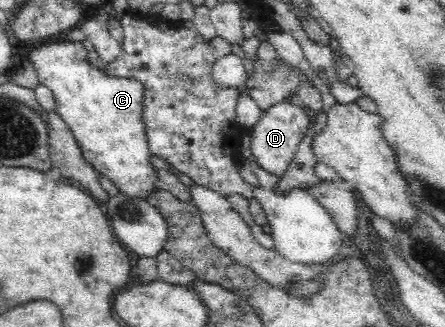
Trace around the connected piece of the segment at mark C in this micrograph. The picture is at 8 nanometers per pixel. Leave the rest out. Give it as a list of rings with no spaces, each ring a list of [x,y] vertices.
[[[66,40],[38,43],[30,46],[26,59],[36,71],[38,82],[47,86],[54,95],[55,112],[72,131],[84,162],[89,163],[97,172],[110,178],[119,188],[120,193],[132,198],[146,199],[148,194],[156,188],[156,171],[148,159],[151,151],[148,150],[146,127],[143,123],[143,83],[136,79],[107,75],[104,70],[95,68],[88,58],[87,42]]]

